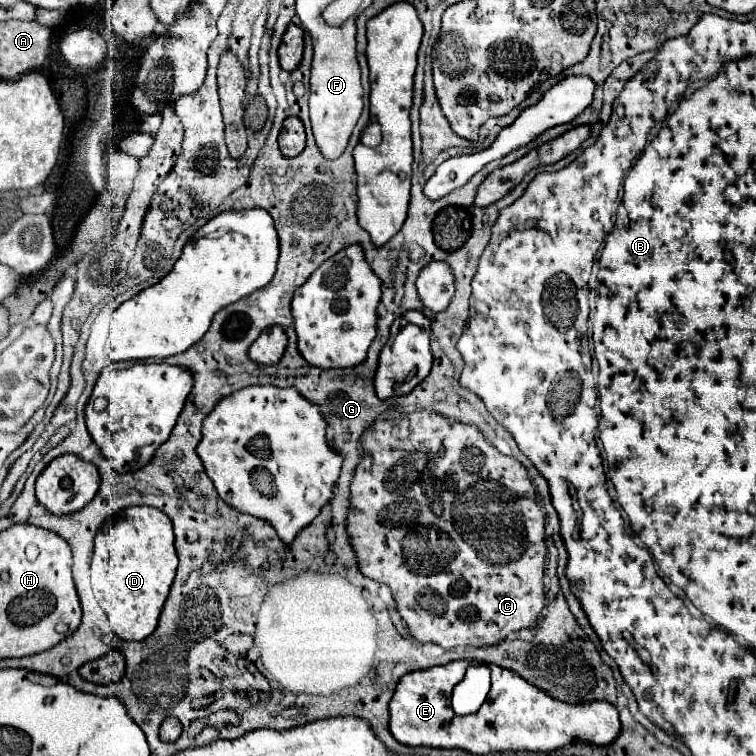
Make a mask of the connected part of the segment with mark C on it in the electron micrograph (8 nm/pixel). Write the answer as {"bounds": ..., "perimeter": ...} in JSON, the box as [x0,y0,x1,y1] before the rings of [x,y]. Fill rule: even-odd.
{"bounds":[349,409,547,649],"perimeter":[[[389,409],[387,413],[381,413],[377,421],[373,421],[365,433],[361,435],[361,463],[355,467],[353,473],[353,483],[351,483],[351,509],[349,509],[349,537],[353,541],[353,549],[357,553],[359,569],[365,573],[365,577],[375,579],[379,583],[385,583],[391,587],[393,597],[397,601],[397,609],[401,617],[407,621],[411,635],[419,643],[437,643],[443,649],[453,649],[461,645],[473,645],[473,647],[483,647],[483,645],[495,645],[497,641],[503,641],[507,635],[535,627],[541,611],[545,609],[545,557],[547,557],[547,545],[545,545],[545,509],[539,501],[537,489],[533,481],[527,475],[527,469],[523,467],[521,461],[515,457],[499,453],[491,443],[487,443],[481,435],[481,431],[475,425],[459,423],[459,421],[449,421],[447,417],[433,413],[433,411],[413,411],[405,413],[401,409]]]}

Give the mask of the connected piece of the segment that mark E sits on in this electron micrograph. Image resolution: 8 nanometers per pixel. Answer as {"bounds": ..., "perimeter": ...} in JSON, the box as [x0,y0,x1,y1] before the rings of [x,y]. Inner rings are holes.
{"bounds":[389,661,621,755],"perimeter":[[[451,661],[401,677],[389,703],[391,729],[397,741],[413,747],[465,749],[487,755],[493,751],[555,751],[577,741],[585,745],[611,745],[621,735],[619,711],[615,705],[607,701],[559,701],[527,683],[519,673],[499,665],[489,665],[491,691],[479,711],[457,715],[451,709],[451,693],[463,679],[465,669],[467,661]]]}

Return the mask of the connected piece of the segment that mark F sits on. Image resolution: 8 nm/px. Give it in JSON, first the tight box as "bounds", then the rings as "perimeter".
{"bounds":[297,13,361,159],"perimeter":[[[297,13],[301,27],[313,37],[313,67],[311,67],[311,127],[321,153],[327,159],[337,159],[351,137],[351,131],[361,115],[361,75],[355,57],[355,17],[347,19],[341,27],[331,27],[321,19],[321,13]]]}

